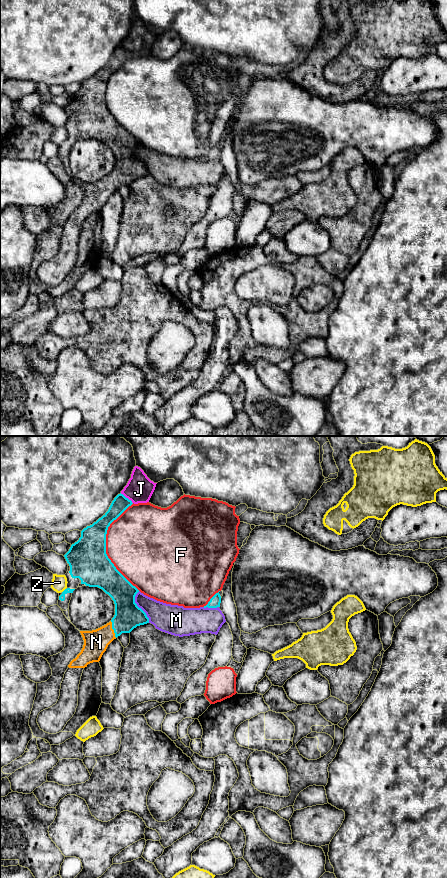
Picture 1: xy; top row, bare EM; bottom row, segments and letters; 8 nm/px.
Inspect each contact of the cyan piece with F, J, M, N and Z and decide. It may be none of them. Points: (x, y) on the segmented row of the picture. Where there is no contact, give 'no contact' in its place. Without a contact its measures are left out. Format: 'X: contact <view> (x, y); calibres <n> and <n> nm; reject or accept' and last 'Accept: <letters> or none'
F: contact xy (105, 547); calibres 320 and 480 nm; reject
J: contact xy (127, 498); calibres 130 and 220 nm; reject
M: contact xy (138, 607); calibres 220 and 220 nm; reject
N: contact xy (112, 628); calibres 220 and 190 nm; accept
Z: contact xy (64, 590); calibres 50 and 130 nm; reject
Accept: N

